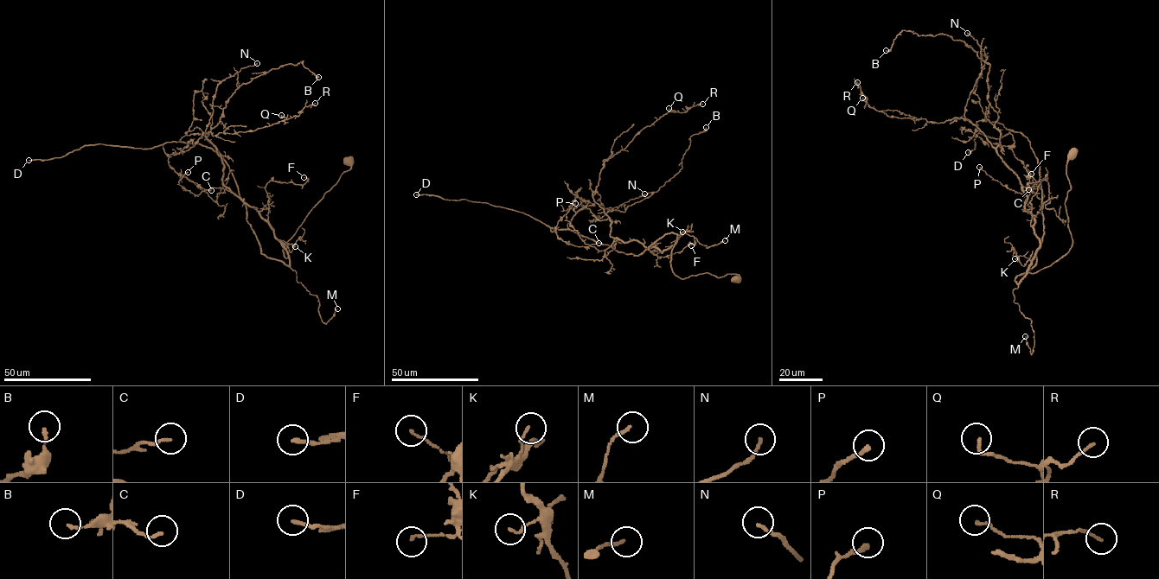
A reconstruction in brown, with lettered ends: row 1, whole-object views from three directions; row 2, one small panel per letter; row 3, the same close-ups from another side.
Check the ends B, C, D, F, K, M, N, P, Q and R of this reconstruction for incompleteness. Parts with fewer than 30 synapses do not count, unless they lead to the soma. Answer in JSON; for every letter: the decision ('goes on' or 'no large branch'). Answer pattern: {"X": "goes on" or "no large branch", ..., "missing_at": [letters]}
{"B": "no large branch", "C": "no large branch", "D": "goes on", "F": "no large branch", "K": "no large branch", "M": "no large branch", "N": "no large branch", "P": "no large branch", "Q": "no large branch", "R": "no large branch", "missing_at": ["D"]}

